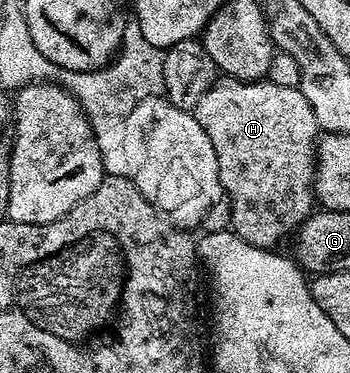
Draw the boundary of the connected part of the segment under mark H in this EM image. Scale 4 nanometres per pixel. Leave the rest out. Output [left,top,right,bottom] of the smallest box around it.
[192,75,320,249]

